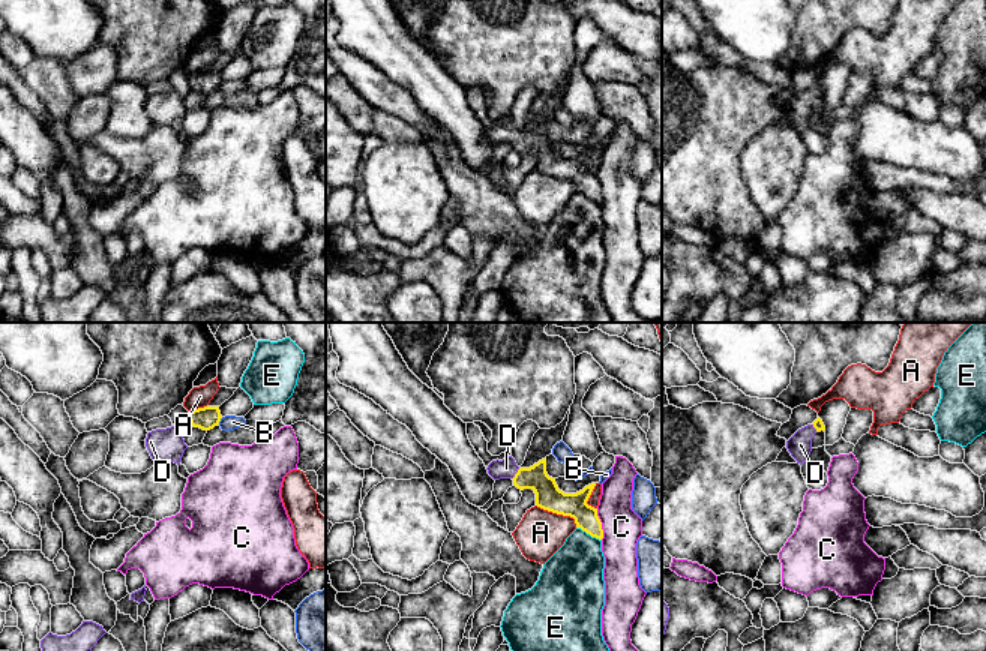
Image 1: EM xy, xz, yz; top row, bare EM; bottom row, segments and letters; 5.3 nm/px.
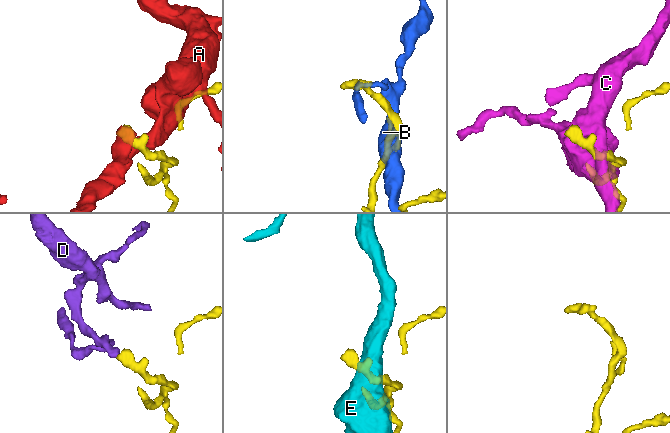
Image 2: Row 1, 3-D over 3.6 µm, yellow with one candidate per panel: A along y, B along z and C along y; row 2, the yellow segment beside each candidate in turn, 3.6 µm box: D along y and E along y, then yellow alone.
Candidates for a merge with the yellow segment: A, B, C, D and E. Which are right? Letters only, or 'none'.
D

